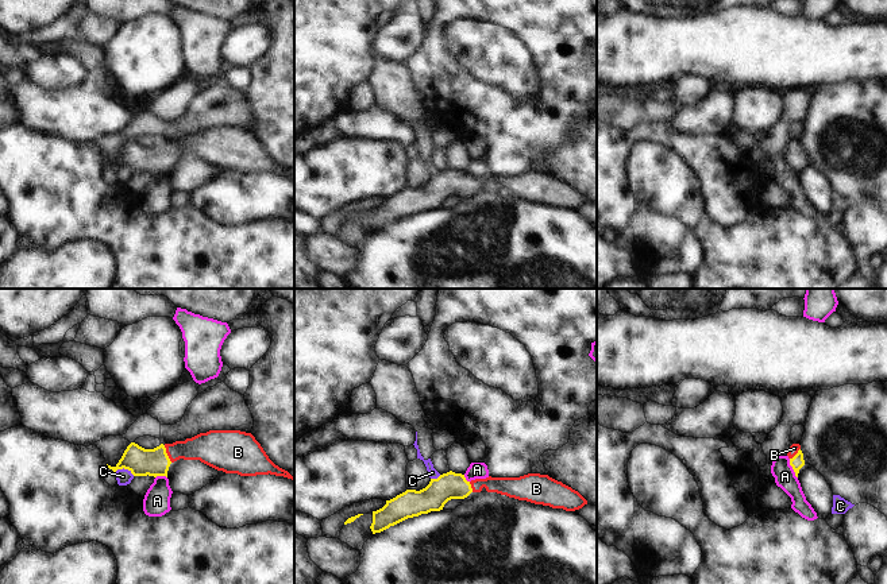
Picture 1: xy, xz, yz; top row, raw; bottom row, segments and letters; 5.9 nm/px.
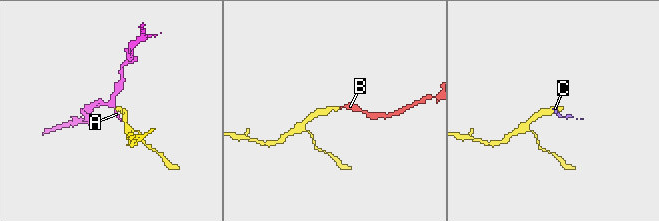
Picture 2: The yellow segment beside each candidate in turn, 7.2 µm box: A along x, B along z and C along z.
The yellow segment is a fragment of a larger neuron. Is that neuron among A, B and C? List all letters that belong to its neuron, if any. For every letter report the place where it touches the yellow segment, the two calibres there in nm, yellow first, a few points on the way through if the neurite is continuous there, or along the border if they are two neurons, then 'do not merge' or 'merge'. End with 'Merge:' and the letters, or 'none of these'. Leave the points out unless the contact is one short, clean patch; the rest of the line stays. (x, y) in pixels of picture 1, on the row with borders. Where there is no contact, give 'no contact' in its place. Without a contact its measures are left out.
A: yz (793, 468) | 80/130 nm | along yz (789, 459), (797, 478) | do not merge
B: xy (166, 453) | 170/180 nm | across xy (141, 461), (157, 461), (166, 453), (207, 447) | merge
C: xy (124, 468) | 170/90 nm | along xy (115, 471), (127, 468), (134, 475) | do not merge
Merge: B

